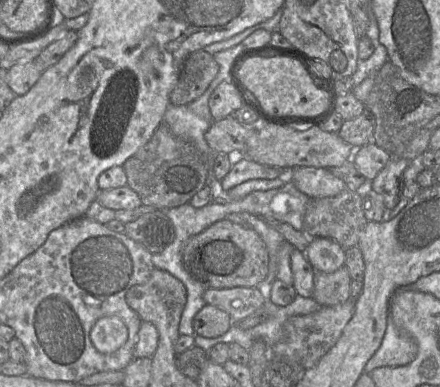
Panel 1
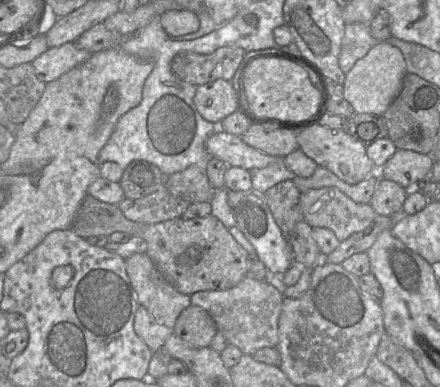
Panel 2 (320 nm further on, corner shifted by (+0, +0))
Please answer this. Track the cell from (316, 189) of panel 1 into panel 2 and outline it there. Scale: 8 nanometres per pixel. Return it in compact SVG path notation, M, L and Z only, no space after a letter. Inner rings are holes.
M217 128L205 141L205 148L210 157L216 157L224 161L229 167L235 166L247 169L248 171L253 169L261 169L270 165L277 159L283 159L284 157L274 157L265 154L256 148L246 144L240 136L227 133Z

